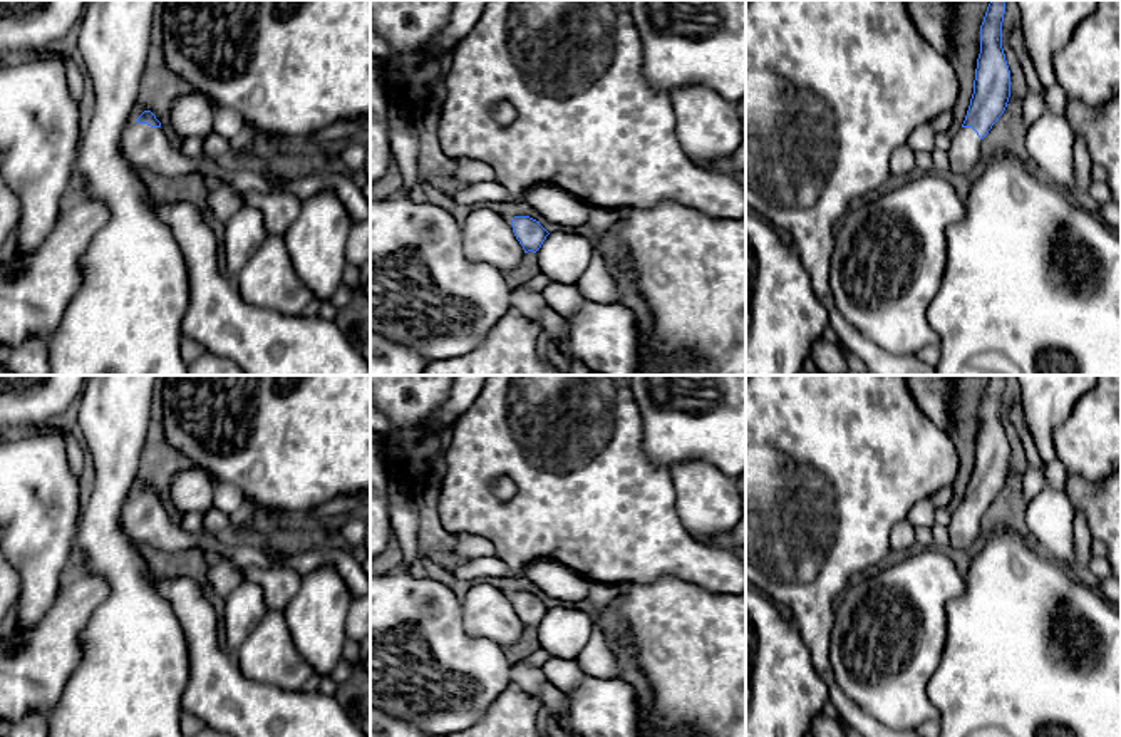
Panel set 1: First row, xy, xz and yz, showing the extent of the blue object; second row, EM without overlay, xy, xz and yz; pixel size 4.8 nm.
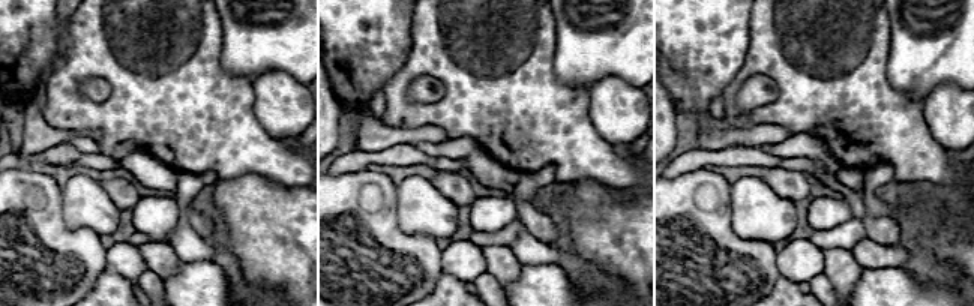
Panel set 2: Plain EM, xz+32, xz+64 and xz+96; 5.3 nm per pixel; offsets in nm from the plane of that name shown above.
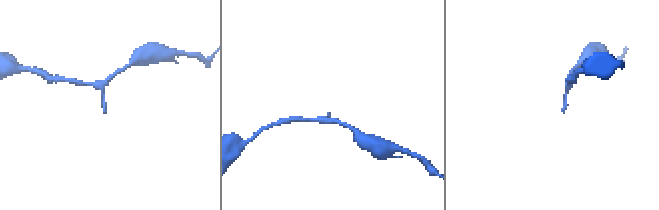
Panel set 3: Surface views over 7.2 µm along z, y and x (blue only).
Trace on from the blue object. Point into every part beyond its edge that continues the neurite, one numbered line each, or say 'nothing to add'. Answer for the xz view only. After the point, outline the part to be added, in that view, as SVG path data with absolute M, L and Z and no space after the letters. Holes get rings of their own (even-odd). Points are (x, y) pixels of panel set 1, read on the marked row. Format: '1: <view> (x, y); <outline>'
nothing to add

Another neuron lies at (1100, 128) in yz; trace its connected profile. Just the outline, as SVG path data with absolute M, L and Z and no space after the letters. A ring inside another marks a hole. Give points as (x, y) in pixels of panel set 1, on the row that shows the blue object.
M1121 95L1101 107L1067 100L1066 121L1084 139L1094 168L1106 173L1111 198L1121 204Z

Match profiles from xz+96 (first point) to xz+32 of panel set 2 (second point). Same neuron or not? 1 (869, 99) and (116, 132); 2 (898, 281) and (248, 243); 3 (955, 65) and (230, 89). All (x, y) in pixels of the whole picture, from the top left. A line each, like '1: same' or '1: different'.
1: same
2: different
3: different

